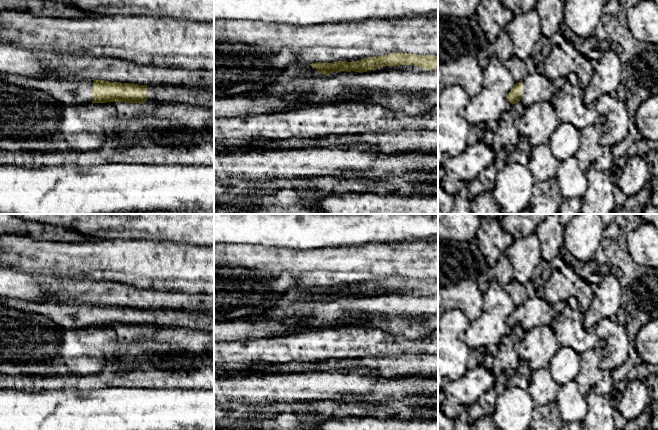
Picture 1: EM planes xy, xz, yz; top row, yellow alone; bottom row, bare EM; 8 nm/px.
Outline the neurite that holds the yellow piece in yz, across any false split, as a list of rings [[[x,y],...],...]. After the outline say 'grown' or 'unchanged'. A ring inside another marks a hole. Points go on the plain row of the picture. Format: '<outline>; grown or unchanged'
[[[528,298],[521,306],[517,306],[508,317],[507,323],[513,329],[520,326],[524,332],[544,325],[551,326],[557,312],[544,298]]]; grown

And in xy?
[[[0,298],[0,306],[39,314],[64,328],[125,326],[155,330],[183,327],[214,332],[214,313],[199,310],[139,309],[90,302],[61,304],[25,298]]]; grown

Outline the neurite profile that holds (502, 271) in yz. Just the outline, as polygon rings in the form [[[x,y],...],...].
[[[506,254],[494,266],[480,274],[477,282],[482,293],[488,290],[491,279],[496,280],[501,286],[505,286],[514,279],[513,266]]]

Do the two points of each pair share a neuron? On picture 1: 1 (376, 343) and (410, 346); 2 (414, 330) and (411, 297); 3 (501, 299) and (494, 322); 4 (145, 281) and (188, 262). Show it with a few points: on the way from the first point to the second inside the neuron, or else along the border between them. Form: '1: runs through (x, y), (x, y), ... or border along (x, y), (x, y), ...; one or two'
1: runs through (384, 345), (402, 346); one
2: runs through (414, 322), (414, 309), (411, 305); one
3: runs through (502, 305), (495, 312), (494, 316); one
4: runs through (156, 270), (160, 266), (177, 266); one

